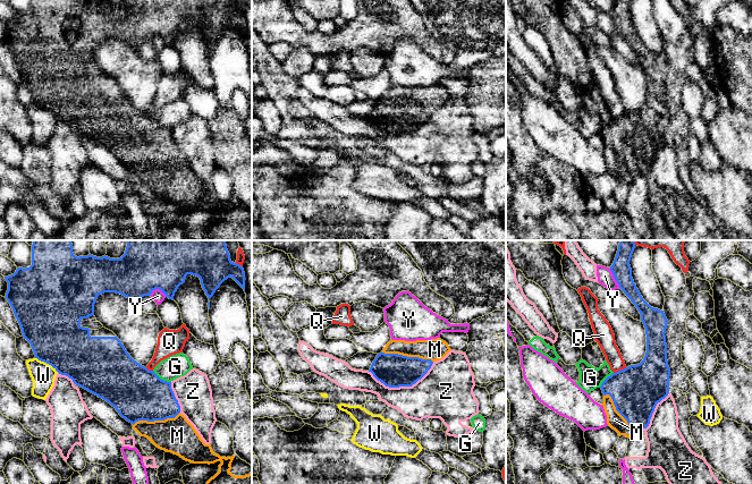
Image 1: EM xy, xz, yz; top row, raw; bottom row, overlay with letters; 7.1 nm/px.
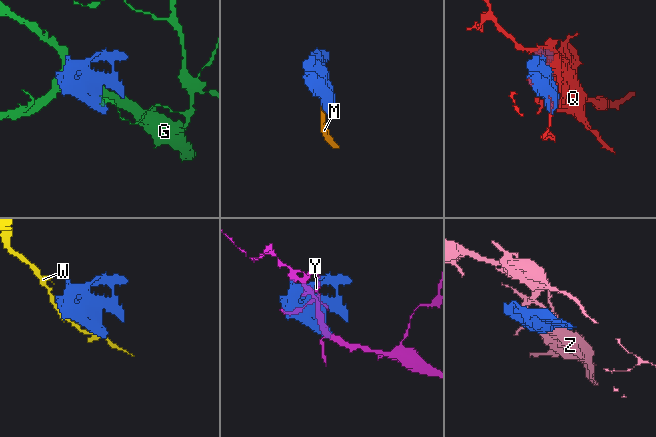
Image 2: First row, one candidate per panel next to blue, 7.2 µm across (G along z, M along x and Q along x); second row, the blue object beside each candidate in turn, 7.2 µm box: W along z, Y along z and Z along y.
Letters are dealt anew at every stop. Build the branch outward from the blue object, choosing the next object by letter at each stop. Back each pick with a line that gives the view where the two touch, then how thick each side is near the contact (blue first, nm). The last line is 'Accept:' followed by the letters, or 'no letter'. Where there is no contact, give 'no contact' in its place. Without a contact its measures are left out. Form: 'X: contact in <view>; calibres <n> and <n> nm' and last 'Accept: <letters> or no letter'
M: contact in xz; calibres 240 and 160 nm
Accept: M

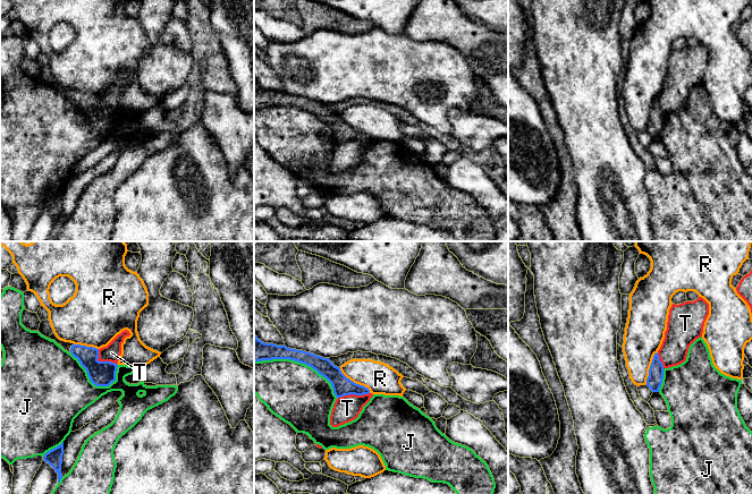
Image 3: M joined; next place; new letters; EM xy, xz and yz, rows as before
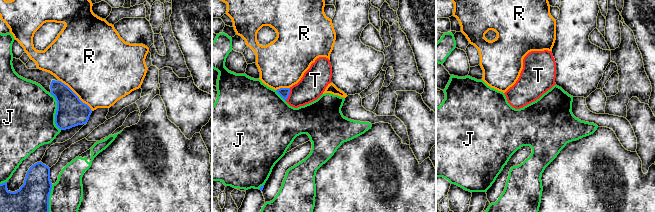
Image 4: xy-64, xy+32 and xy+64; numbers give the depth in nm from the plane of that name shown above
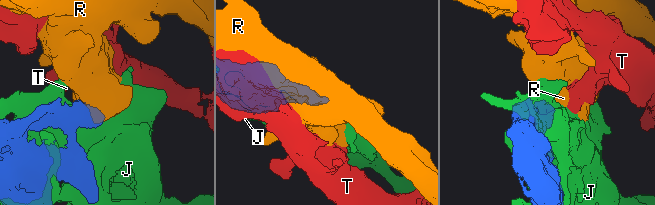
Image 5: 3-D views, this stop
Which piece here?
Accept: no letter

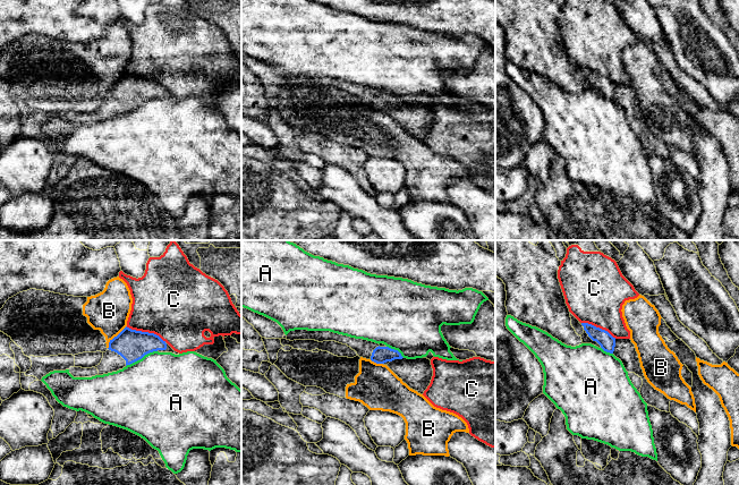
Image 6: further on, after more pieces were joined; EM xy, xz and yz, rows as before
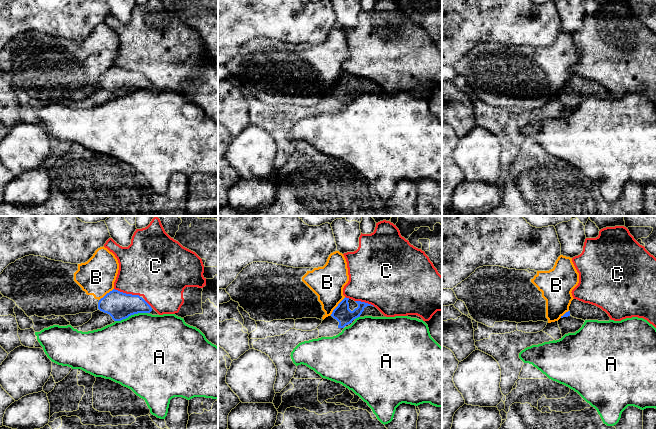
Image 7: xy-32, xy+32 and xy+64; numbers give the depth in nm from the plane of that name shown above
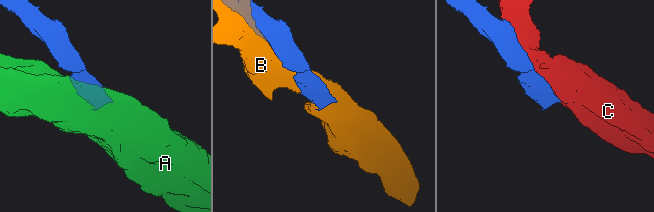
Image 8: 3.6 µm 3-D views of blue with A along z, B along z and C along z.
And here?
Accept: no letter

